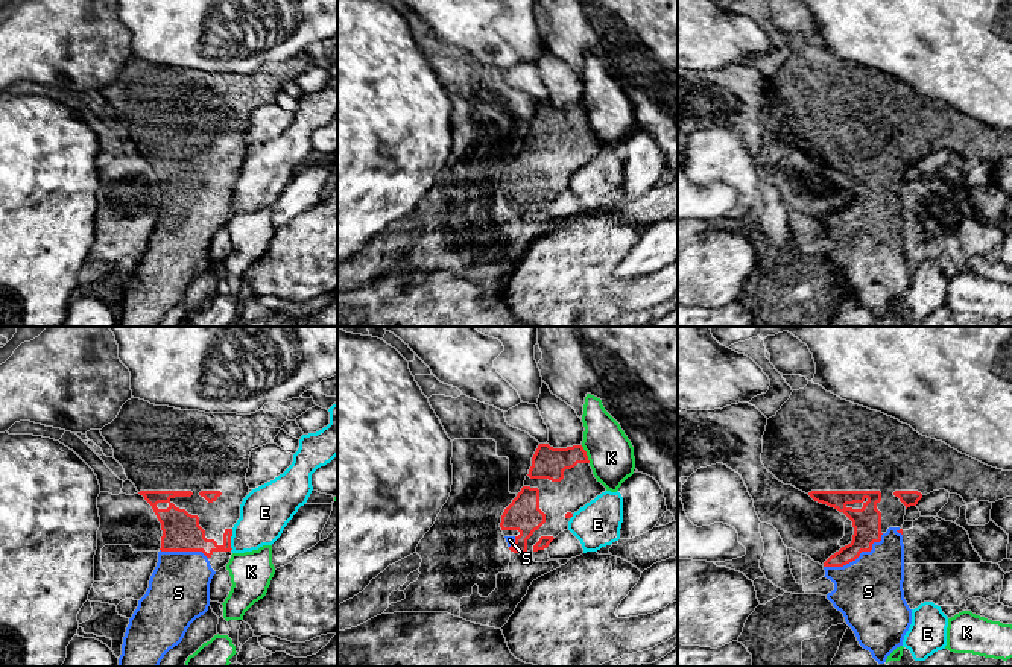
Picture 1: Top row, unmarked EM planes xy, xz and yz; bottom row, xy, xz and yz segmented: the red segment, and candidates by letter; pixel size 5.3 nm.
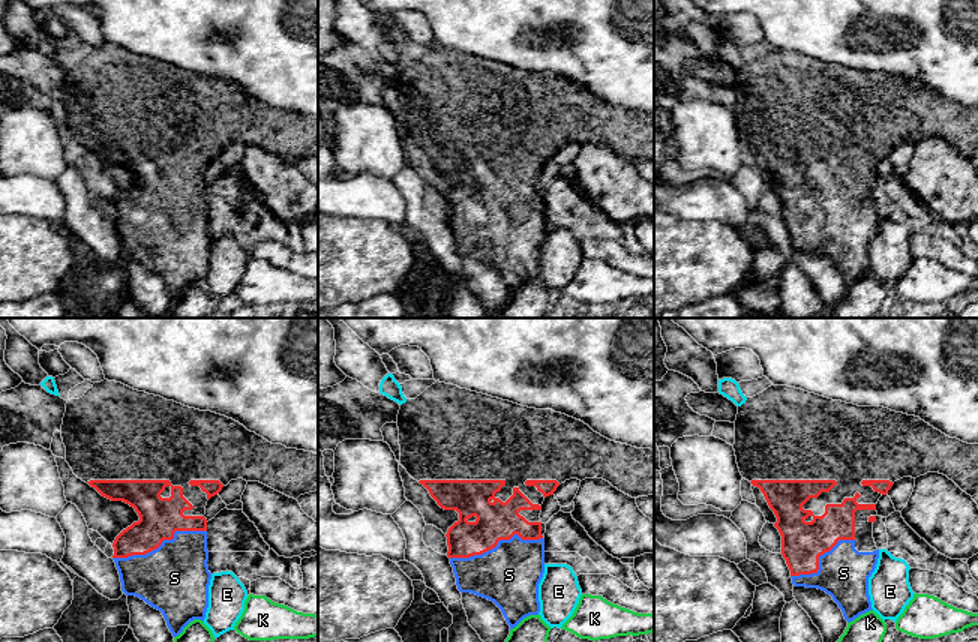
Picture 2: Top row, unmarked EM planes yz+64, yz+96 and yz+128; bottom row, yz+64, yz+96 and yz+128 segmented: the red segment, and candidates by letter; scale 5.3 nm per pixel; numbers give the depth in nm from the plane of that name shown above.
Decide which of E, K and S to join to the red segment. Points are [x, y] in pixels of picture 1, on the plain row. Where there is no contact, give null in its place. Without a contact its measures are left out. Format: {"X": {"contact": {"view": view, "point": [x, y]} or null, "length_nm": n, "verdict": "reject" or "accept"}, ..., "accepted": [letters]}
{"E": {"contact": {"view": "xy", "point": [230, 199]}, "length_nm": 120, "verdict": "reject"}, "K": {"contact": {"view": "xz", "point": [585, 114]}, "length_nm": 110, "verdict": "reject"}, "S": {"contact": {"view": "yz", "point": [856, 218]}, "length_nm": 360, "verdict": "accept"}, "accepted": ["S"]}

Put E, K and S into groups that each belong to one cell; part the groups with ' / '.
E / K / S

